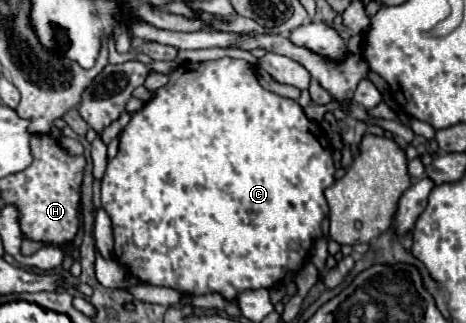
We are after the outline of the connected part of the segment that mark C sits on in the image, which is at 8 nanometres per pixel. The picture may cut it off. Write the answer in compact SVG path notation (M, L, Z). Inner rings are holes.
M221 58L211 62L181 64L171 74L169 82L163 88L159 88L137 114L133 114L131 122L121 132L121 146L117 156L107 164L107 172L103 176L101 186L101 204L113 222L113 258L141 284L173 288L189 296L205 296L217 292L227 302L237 304L241 292L273 288L281 282L283 276L287 276L289 272L299 272L303 268L313 244L323 236L321 224L329 214L323 190L333 186L333 182L335 166L327 132L321 130L317 122L309 120L295 100L281 98L261 88L253 68L245 60Z

